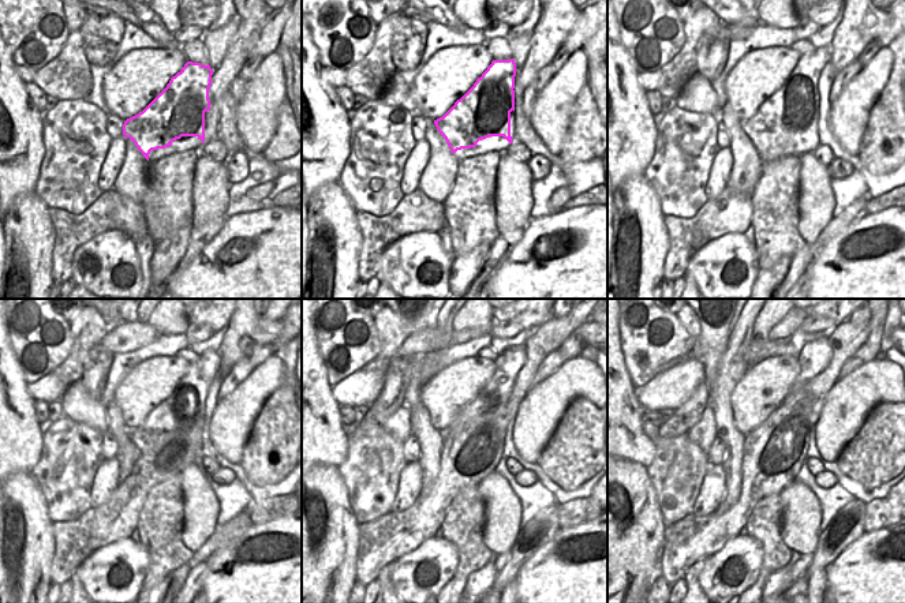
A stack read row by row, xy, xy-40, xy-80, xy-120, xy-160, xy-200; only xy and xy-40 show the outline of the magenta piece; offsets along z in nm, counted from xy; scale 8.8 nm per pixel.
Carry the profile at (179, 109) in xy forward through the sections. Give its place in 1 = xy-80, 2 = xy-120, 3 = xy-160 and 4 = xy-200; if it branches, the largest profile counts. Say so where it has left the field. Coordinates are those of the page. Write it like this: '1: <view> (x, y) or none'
1: xy-80 (789, 112)
2: xy-120 (183, 412)
3: xy-160 (490, 405)
4: xy-200 (815, 356)

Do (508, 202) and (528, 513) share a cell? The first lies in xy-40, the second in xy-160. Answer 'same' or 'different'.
different

